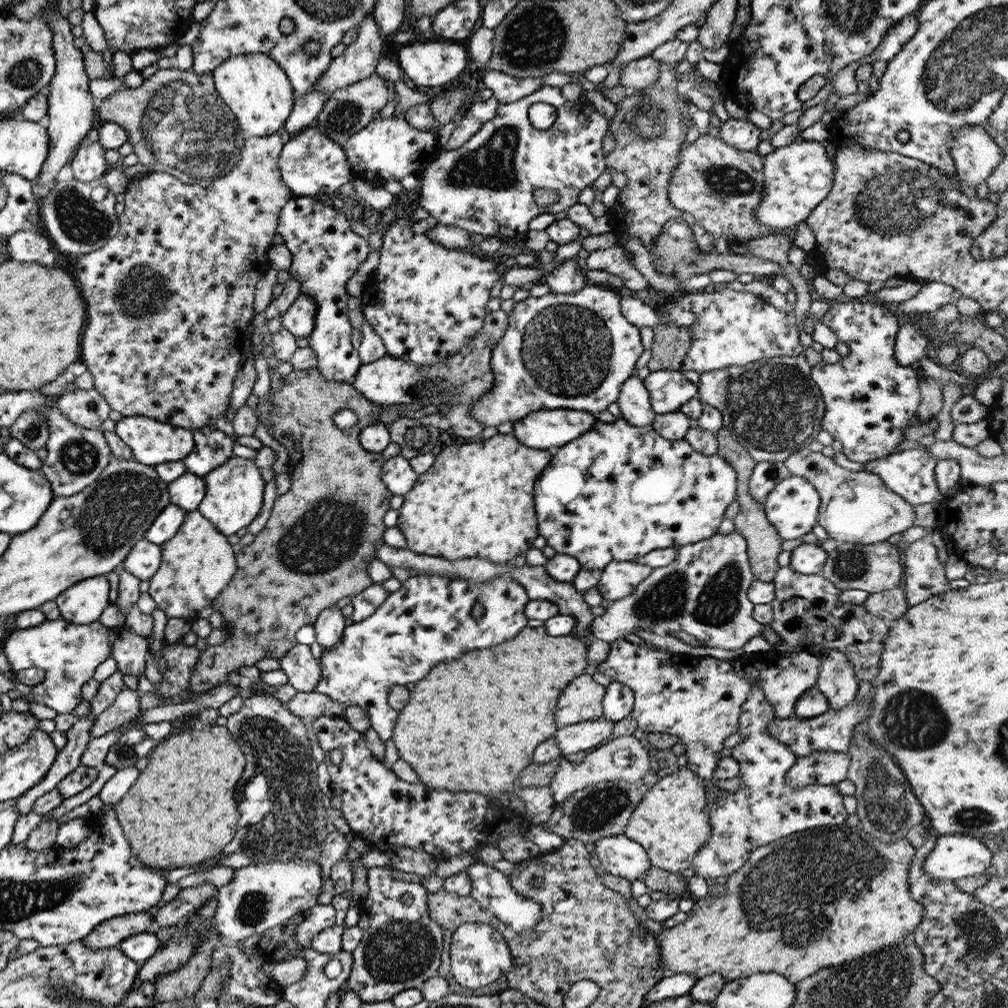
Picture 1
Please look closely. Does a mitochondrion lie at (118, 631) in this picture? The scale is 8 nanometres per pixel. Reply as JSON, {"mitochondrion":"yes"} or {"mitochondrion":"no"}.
{"mitochondrion":"no"}

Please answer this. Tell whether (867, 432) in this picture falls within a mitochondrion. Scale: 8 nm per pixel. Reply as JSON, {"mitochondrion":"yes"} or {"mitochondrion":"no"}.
{"mitochondrion":"no"}

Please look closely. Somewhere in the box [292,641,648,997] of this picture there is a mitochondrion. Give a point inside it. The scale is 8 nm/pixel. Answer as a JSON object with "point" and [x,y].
{"point":[401,953]}

